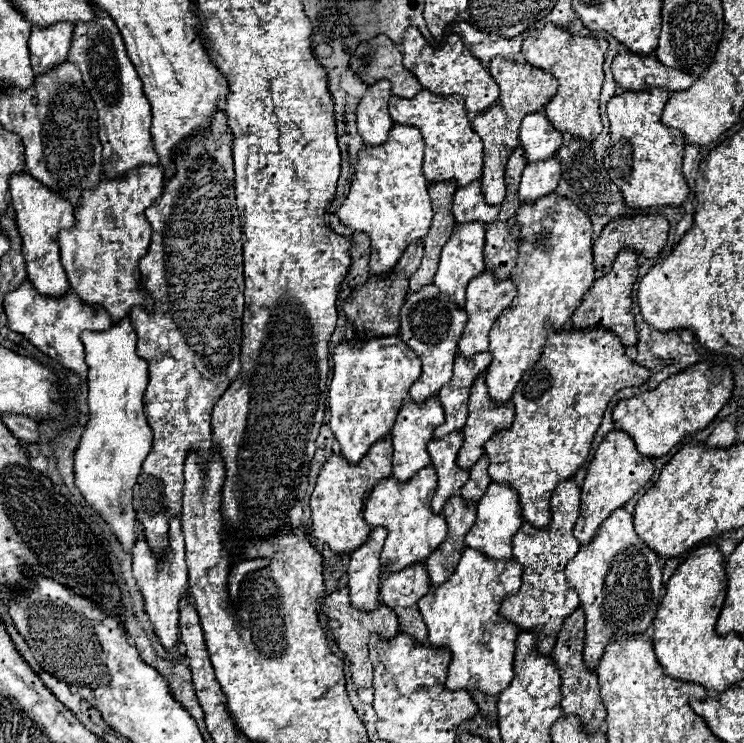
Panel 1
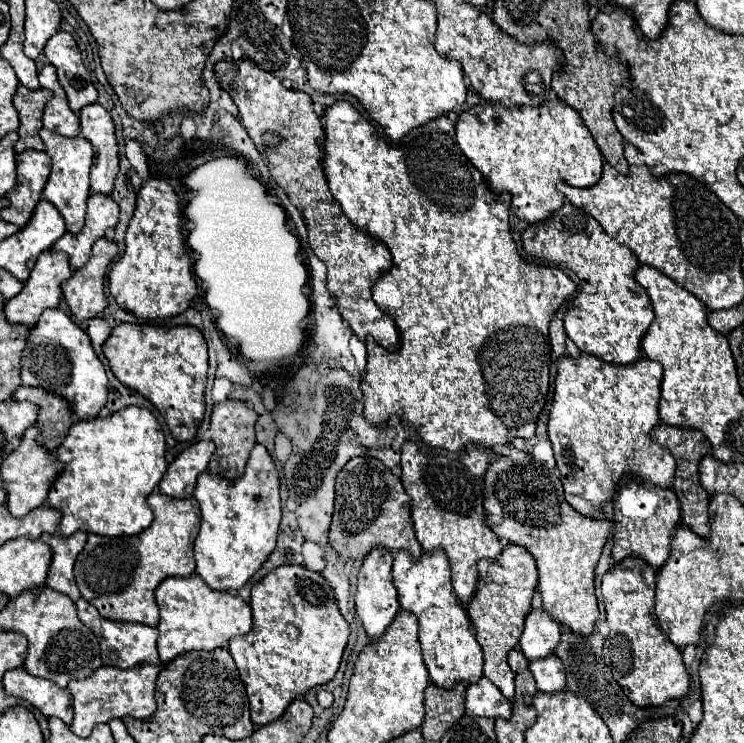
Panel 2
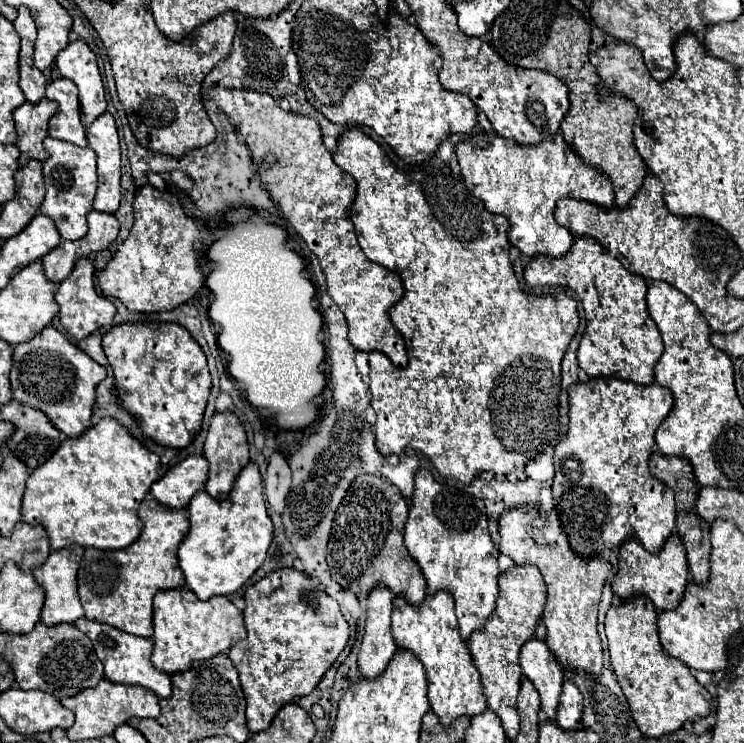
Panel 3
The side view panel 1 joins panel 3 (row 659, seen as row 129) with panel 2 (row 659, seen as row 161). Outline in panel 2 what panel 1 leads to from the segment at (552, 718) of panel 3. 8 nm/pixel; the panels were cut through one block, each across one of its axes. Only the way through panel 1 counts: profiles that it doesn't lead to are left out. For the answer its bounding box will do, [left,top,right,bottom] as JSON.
[520,610,560,662]

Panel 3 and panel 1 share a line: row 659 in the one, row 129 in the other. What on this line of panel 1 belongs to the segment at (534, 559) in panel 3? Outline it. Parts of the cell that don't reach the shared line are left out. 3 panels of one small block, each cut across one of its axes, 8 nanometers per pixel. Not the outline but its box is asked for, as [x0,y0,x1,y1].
[522,24,608,142]

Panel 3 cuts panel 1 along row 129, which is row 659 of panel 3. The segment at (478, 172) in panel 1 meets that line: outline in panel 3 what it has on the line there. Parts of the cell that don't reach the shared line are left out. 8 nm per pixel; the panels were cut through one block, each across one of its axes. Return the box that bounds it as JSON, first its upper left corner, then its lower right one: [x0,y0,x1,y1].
[392,592,486,726]

